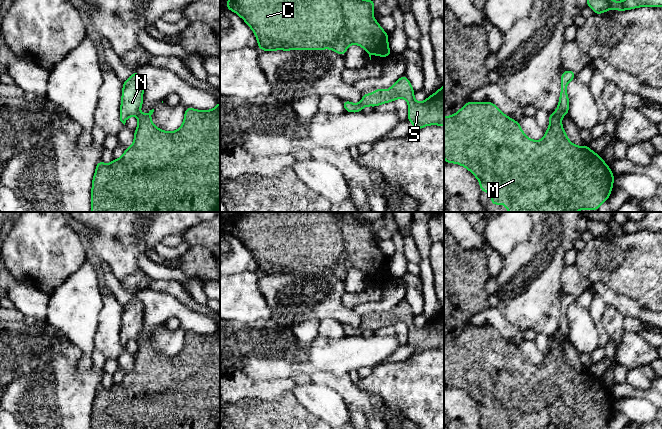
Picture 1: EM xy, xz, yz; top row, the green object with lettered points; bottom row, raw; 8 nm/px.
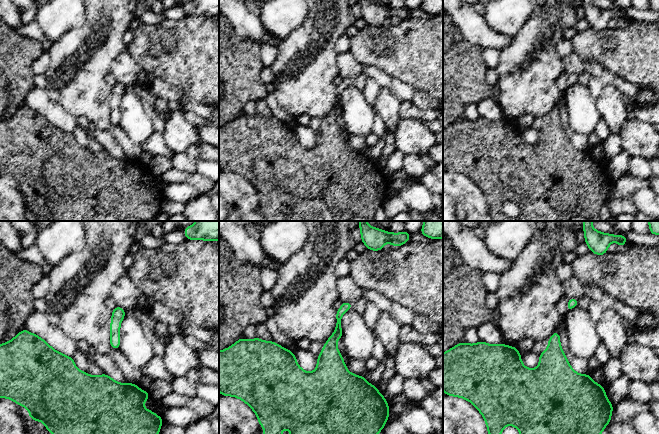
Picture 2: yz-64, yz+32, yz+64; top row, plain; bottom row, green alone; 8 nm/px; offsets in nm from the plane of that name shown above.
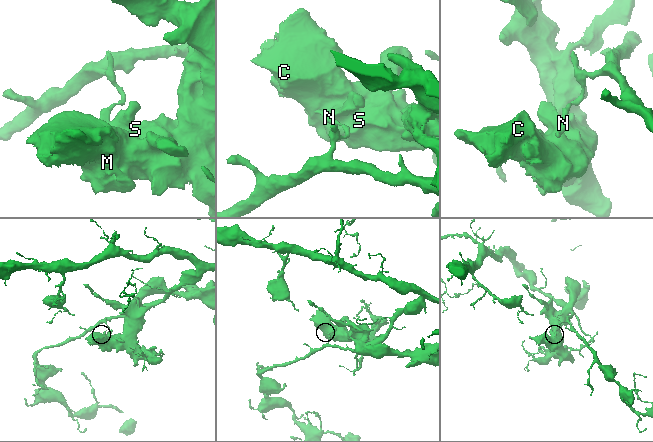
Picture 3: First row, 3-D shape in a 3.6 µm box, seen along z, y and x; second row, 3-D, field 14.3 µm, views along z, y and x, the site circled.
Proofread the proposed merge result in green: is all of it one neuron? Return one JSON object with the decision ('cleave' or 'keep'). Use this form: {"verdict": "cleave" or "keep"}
{"verdict": "cleave"}

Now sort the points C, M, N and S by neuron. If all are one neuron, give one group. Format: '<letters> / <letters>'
C M S / N

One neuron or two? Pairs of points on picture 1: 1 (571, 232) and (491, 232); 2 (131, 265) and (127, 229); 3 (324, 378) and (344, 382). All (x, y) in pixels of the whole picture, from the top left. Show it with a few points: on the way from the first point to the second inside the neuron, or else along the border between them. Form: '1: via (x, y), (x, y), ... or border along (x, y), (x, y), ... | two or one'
1: border along (533, 222), (531, 236), (514, 248) | two
2: via (127, 256), (127, 238) | one
3: via (329, 380), (339, 382) | one

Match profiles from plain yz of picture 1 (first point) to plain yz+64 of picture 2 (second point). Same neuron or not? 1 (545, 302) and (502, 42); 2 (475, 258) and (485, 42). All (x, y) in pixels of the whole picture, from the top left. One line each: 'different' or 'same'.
1: different
2: different

